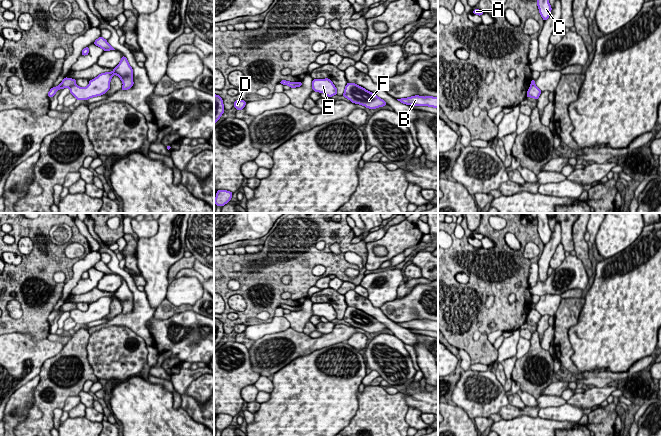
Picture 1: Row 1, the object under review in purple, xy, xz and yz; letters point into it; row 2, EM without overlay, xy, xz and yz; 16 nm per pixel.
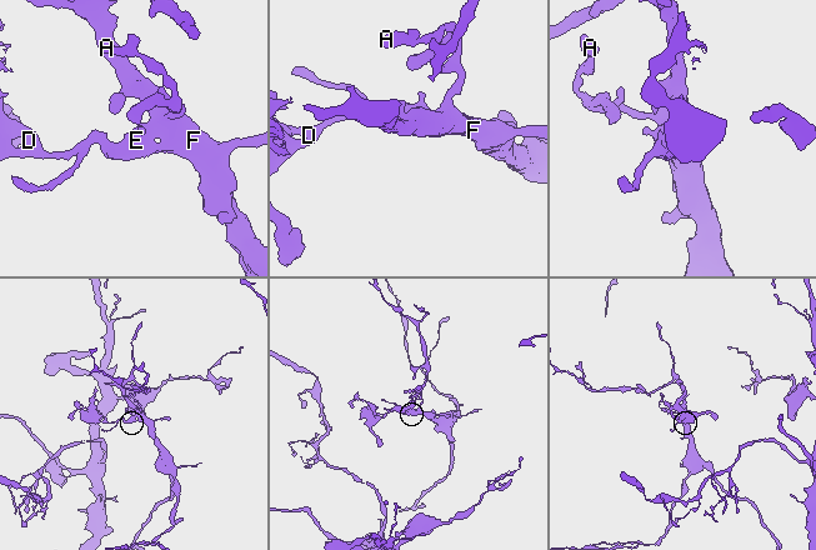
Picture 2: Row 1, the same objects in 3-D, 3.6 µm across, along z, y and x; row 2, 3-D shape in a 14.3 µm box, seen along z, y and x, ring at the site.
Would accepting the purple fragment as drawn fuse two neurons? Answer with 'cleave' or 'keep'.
cleave

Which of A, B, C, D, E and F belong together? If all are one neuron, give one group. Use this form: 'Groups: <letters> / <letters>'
Groups: A B C E F / D

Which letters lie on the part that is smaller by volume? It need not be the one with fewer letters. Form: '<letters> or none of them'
D

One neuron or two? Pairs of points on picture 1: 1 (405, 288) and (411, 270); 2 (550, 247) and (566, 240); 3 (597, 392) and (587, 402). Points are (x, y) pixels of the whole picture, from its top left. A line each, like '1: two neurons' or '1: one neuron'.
1: two neurons
2: two neurons
3: one neuron

